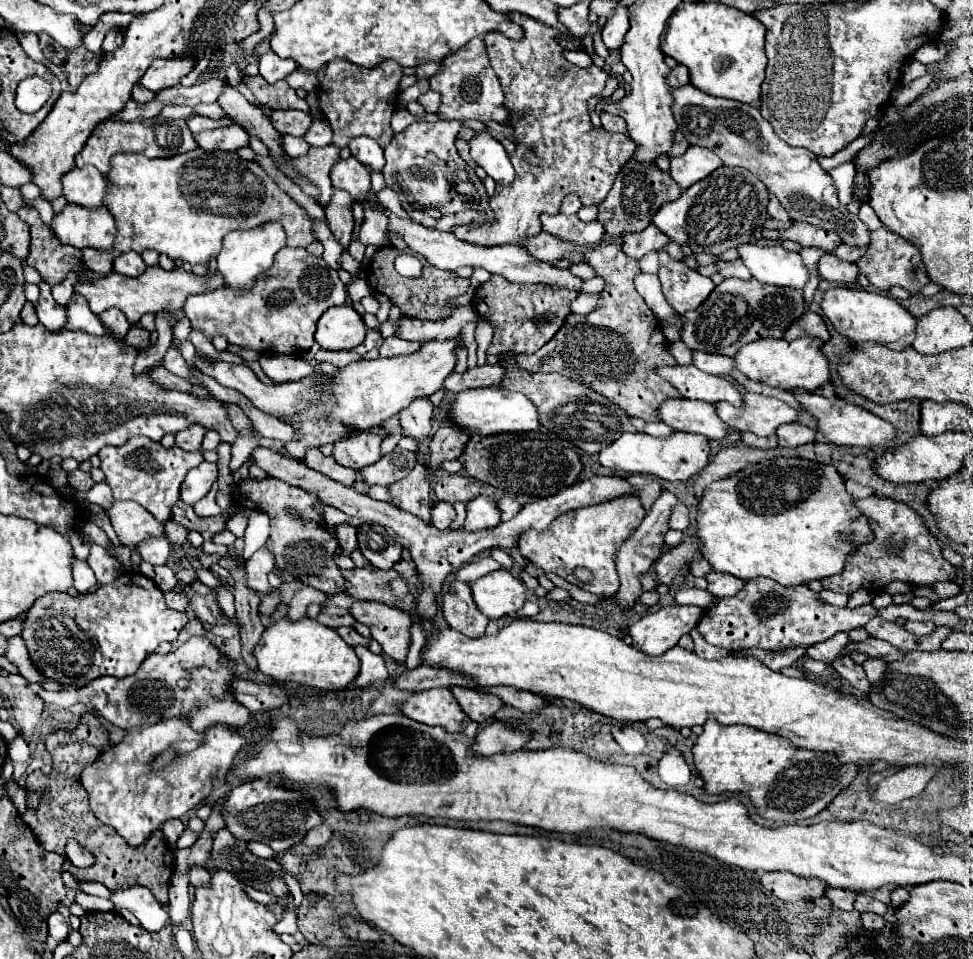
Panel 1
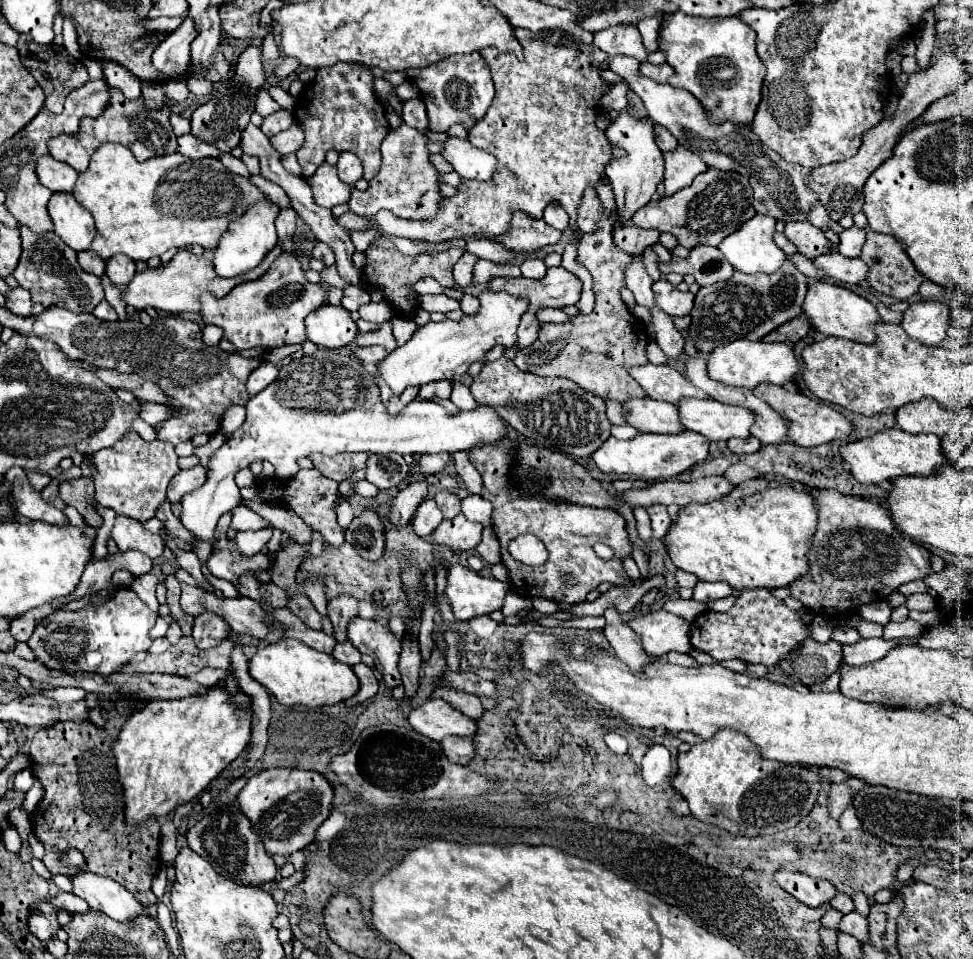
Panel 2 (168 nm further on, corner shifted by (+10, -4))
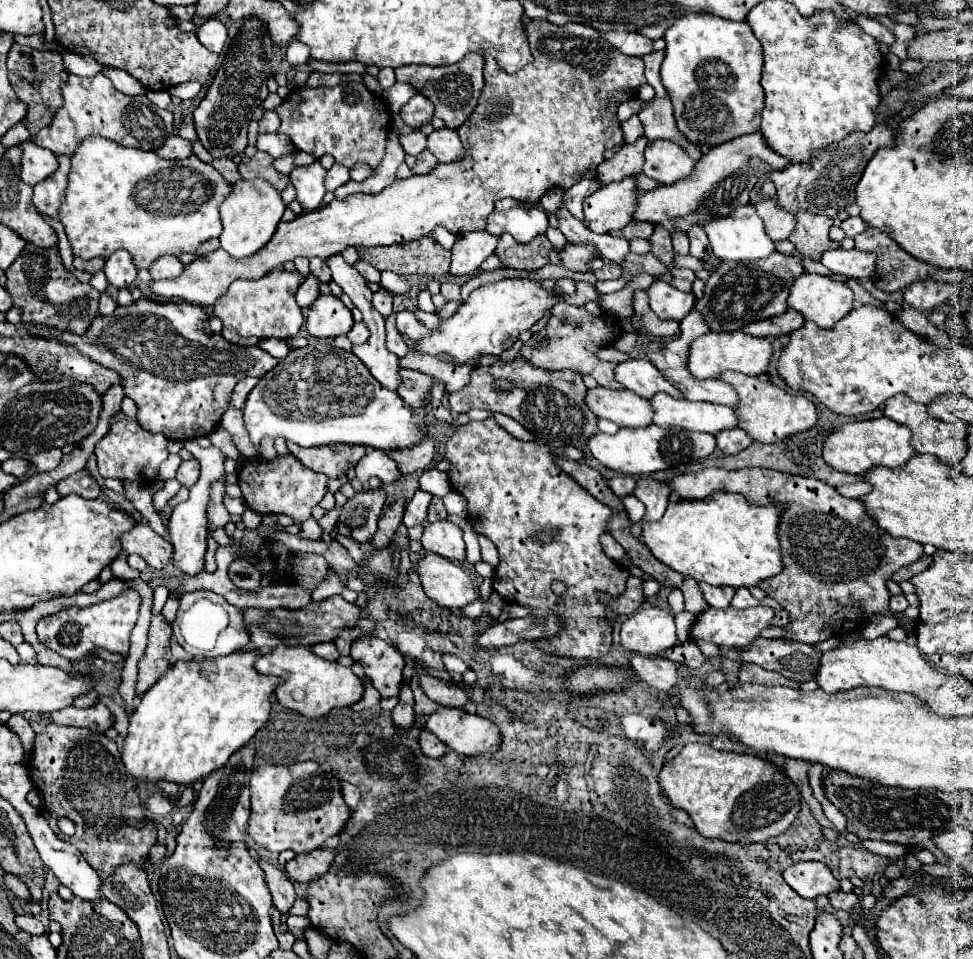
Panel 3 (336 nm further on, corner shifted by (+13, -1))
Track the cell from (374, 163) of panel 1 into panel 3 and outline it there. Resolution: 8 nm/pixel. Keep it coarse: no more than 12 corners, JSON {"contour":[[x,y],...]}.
{"contour":[[341,164],[325,176],[325,188],[335,192],[339,186],[347,184],[349,168]]}

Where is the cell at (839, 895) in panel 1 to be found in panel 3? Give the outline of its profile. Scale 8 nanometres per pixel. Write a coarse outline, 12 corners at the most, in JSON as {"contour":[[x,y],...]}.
{"contour":[[831,892],[827,898],[837,910],[850,910],[859,903],[854,892]]}

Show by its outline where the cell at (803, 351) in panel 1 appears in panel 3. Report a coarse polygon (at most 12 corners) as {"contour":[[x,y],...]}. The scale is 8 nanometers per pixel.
{"contour":[[705,332],[689,346],[699,380],[725,370],[767,372],[771,344],[743,332]]}

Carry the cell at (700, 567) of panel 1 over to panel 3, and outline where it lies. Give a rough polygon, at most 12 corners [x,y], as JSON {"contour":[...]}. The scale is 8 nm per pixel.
{"contour":[[685,578],[679,590],[685,610],[697,616],[709,608],[693,578]]}

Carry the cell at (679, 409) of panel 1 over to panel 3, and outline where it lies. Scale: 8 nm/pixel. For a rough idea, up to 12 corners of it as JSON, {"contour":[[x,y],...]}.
{"contour":[[597,386],[585,402],[597,418],[635,428],[653,422],[651,402]]}

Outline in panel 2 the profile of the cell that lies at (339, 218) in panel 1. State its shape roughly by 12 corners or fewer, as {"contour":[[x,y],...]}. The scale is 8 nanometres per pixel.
{"contour":[[318,239],[314,243],[316,259],[322,259],[326,265],[334,263],[332,249]]}

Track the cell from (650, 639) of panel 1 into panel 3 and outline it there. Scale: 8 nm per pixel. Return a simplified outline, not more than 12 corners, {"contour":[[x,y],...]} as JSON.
{"contour":[[639,608],[621,624],[627,652],[655,656],[677,644],[673,614]]}

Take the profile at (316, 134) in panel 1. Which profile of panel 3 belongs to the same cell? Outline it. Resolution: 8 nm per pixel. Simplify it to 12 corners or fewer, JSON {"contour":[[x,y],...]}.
{"contour":[[259,134],[257,150],[273,158],[289,154],[293,144],[281,134]]}

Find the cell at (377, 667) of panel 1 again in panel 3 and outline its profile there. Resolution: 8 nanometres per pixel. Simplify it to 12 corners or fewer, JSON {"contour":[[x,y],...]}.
{"contour":[[365,680],[365,694],[355,712],[367,710],[381,702],[379,692]]}

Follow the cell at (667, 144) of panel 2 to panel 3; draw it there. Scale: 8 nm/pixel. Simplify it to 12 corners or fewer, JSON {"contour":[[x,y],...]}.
{"contour":[[669,96],[653,98],[639,120],[645,138],[681,144],[698,161],[701,150],[675,126]]}

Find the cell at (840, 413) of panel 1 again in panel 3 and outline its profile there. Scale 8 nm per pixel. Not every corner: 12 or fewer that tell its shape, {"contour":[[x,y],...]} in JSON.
{"contour":[[723,372],[737,390],[737,428],[781,442],[813,428],[817,408],[765,378]]}

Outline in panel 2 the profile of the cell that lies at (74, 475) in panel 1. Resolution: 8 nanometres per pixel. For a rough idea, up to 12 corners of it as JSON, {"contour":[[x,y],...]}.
{"contour":[[90,477],[60,483],[60,499],[100,529]]}

